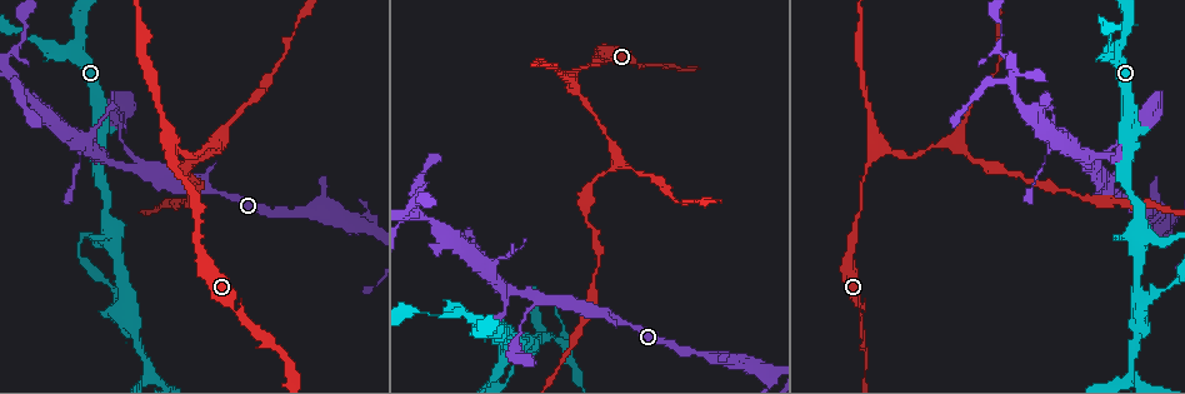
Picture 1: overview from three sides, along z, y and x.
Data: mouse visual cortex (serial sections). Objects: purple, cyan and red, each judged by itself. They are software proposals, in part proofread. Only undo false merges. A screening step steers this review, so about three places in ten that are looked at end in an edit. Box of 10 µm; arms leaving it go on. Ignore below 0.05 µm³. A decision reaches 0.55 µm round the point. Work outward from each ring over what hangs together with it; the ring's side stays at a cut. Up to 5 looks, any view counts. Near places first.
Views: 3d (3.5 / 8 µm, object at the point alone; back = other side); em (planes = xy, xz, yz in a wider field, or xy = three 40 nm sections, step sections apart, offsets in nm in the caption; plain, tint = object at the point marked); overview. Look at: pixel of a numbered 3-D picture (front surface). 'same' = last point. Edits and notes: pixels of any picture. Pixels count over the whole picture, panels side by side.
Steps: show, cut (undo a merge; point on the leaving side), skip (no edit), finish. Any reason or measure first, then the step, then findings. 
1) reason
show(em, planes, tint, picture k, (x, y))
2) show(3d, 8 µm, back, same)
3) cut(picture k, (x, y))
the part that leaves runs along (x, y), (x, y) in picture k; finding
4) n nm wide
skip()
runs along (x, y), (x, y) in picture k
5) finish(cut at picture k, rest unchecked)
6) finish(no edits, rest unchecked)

a narrow waist
show(3d, 3.5 µm, picture 1, (1124, 36))

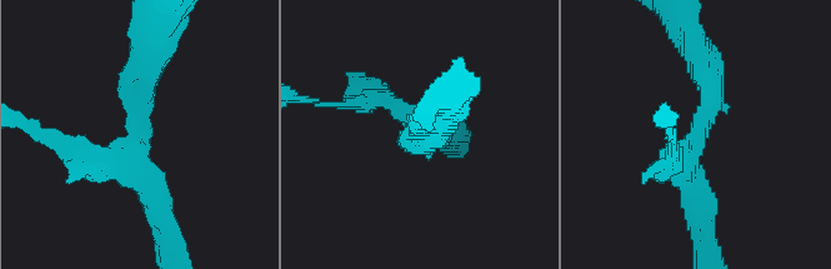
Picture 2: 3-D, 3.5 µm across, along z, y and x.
skip()
runs along (159, 203), (128, 164), (150, 53) in picture 2; one cell here

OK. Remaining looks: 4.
side arm on a straight run
show(3d, 3.5 µm, back, picture 1, (1092, 167))

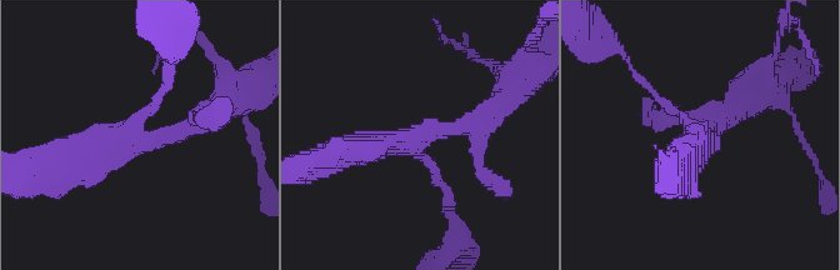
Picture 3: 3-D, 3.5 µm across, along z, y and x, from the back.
3 arms; arms of 150, 250, 400 nm; need the tissue
show(em, xy, step 1, plain, picture 3, (402, 144))

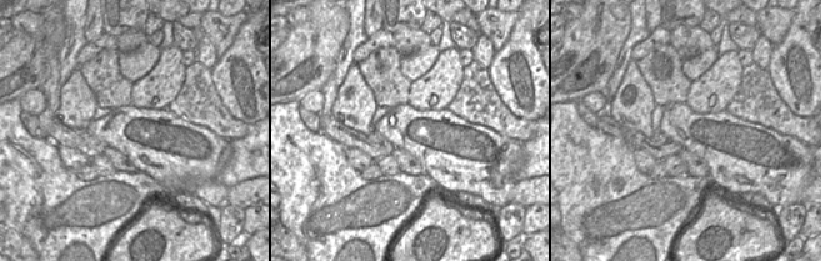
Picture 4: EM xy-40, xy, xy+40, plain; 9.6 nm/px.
show(em, xy, step 1, tint, same)

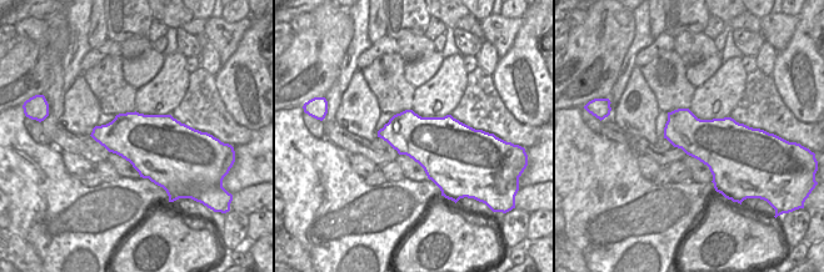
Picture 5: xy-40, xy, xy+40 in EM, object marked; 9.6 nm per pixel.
550 nm wide
skip()
runs along (46, 159), (161, 140), (200, 120) in picture 3; all the same cell

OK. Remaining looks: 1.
finish(no edits, rest unchecked)

